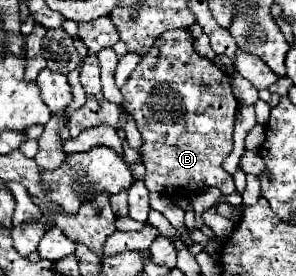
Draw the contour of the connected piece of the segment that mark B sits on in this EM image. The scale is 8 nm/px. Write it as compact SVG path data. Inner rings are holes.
M171 30L169 34L161 34L153 44L153 50L149 50L149 54L145 54L137 64L121 92L123 108L135 118L143 138L141 158L147 168L145 186L149 192L171 198L191 198L207 186L215 186L223 194L235 192L233 176L225 172L223 160L233 150L233 122L239 102L231 90L231 76L193 50L193 36L189 30Z

